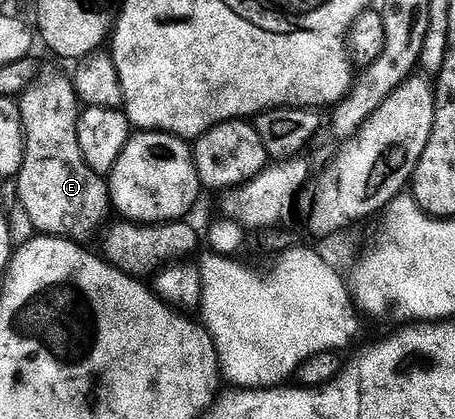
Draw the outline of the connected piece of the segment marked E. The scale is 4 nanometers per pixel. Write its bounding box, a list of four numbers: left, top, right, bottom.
[16,67,111,237]

